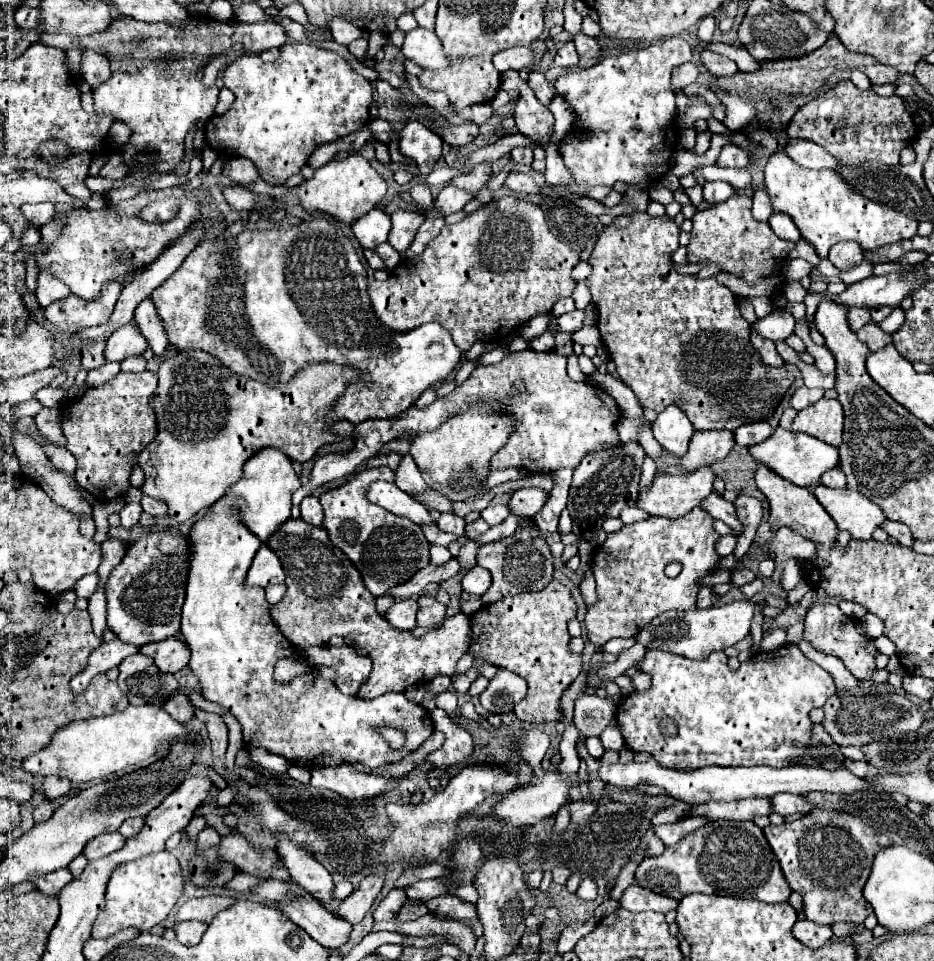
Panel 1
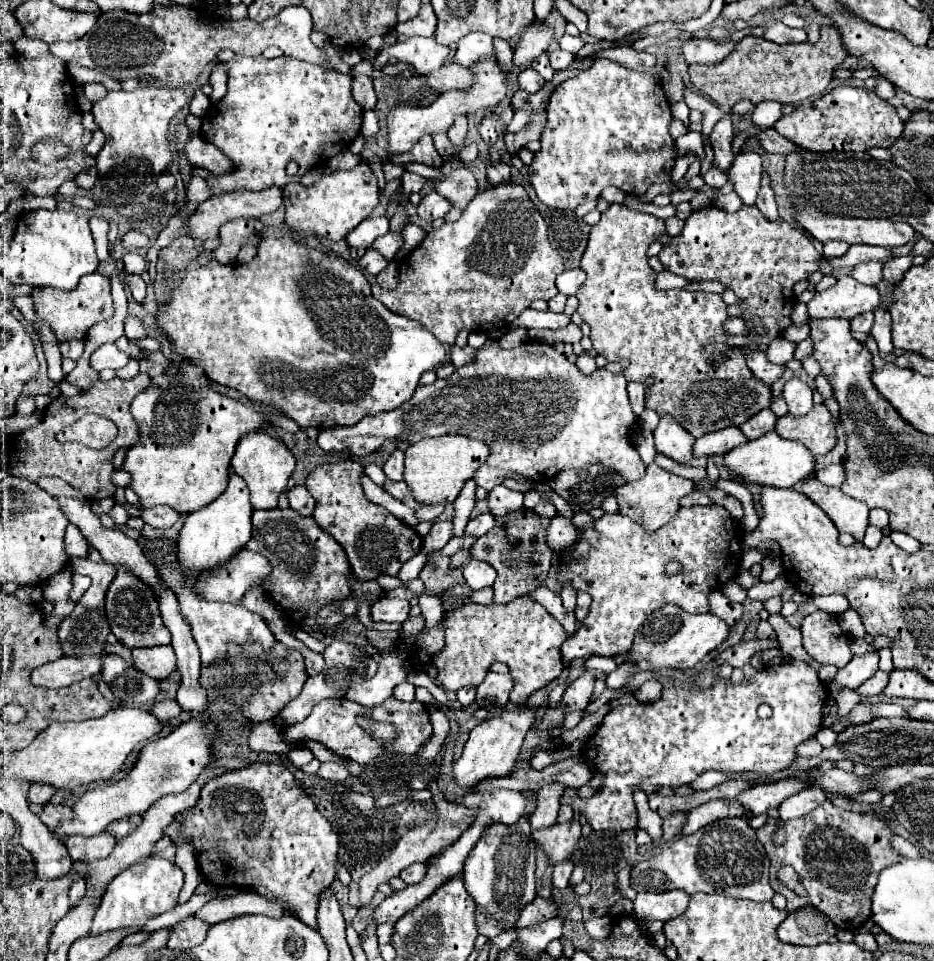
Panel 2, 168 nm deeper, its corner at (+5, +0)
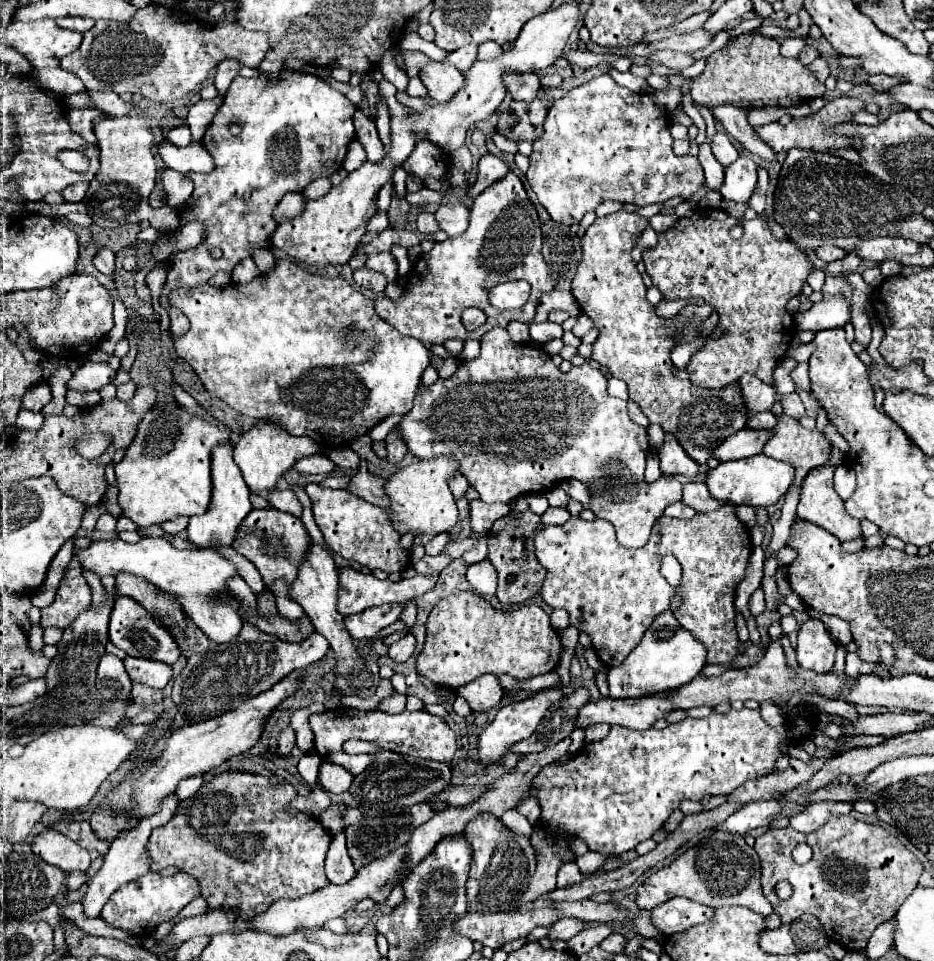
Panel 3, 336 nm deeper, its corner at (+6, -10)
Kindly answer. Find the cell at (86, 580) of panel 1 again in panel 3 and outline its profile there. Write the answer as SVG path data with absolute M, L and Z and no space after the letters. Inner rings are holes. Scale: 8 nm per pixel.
M82 576L64 578L58 586L54 602L42 608L40 624L44 628L58 626L60 630L64 630L66 626L70 626L70 622L74 622L78 614L82 614L86 606L90 606L90 586L86 584L86 580Z

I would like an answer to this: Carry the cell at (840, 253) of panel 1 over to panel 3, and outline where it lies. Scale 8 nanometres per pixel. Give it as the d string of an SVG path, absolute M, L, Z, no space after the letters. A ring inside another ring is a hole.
M820 246L818 250L816 250L816 256L822 260L822 262L834 262L834 260L840 260L840 258L844 258L846 256L846 252L842 250L842 248L838 248L838 246Z

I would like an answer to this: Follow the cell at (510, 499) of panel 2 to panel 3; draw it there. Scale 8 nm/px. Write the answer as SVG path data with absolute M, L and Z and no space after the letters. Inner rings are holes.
M482 500L470 502L470 528L478 534L486 534L490 526L510 512L510 504L486 504Z

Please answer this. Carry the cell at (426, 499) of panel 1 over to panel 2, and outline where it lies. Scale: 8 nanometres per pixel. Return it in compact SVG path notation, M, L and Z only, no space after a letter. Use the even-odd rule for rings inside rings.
M387 480L387 482L385 482L385 490L387 490L393 498L401 500L405 506L409 506L409 508L413 508L413 510L417 510L417 508L423 506L423 504L419 504L419 502L415 500L415 496L411 496L411 488L407 488L405 482L391 482L391 480Z

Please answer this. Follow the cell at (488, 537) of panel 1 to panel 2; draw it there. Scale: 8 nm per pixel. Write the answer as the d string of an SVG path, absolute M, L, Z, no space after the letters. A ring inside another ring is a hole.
M467 534L457 536L457 538L451 538L451 542L447 542L447 546L441 550L441 554L451 556L451 554L455 554L459 550L469 550L475 544L475 540L477 540L475 536L467 536Z

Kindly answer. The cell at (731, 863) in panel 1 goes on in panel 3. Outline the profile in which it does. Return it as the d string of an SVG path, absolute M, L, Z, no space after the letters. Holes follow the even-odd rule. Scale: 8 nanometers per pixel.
M720 830L688 848L670 866L660 868L644 884L640 884L636 902L640 908L652 908L676 896L690 898L712 908L744 906L762 916L772 914L772 906L760 890L760 860L756 850L750 848L742 836Z

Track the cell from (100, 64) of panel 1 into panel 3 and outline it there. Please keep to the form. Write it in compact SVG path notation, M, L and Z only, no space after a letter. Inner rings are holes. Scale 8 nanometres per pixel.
M72 108L72 110L68 110L66 120L74 132L78 132L84 140L90 142L90 130L94 132L94 120L98 116L102 116L102 112L98 108L84 108L84 110Z

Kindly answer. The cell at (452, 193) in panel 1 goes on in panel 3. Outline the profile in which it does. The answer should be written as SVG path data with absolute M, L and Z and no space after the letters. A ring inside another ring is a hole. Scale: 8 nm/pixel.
M426 210L420 212L416 224L418 224L418 232L420 234L434 234L434 232L438 232L438 222L436 222L432 212L426 212Z

